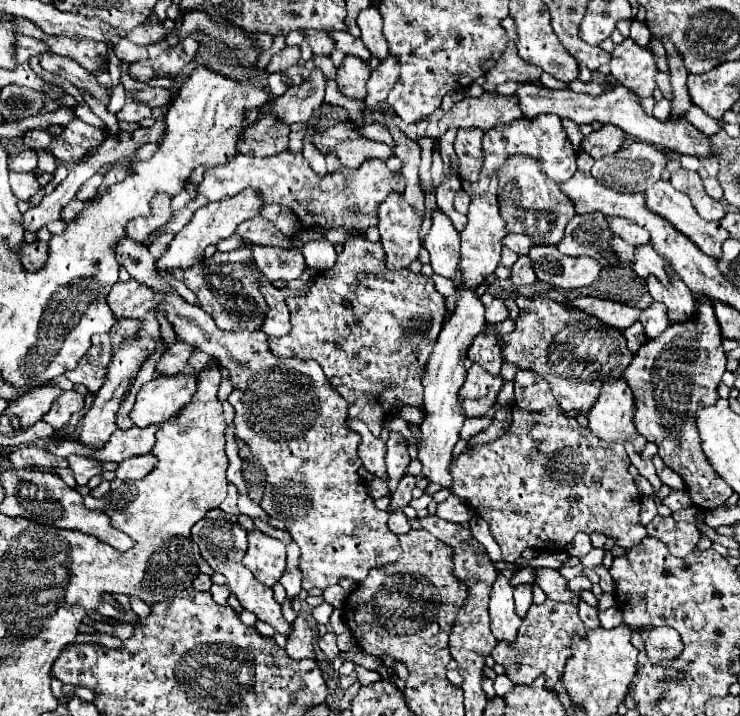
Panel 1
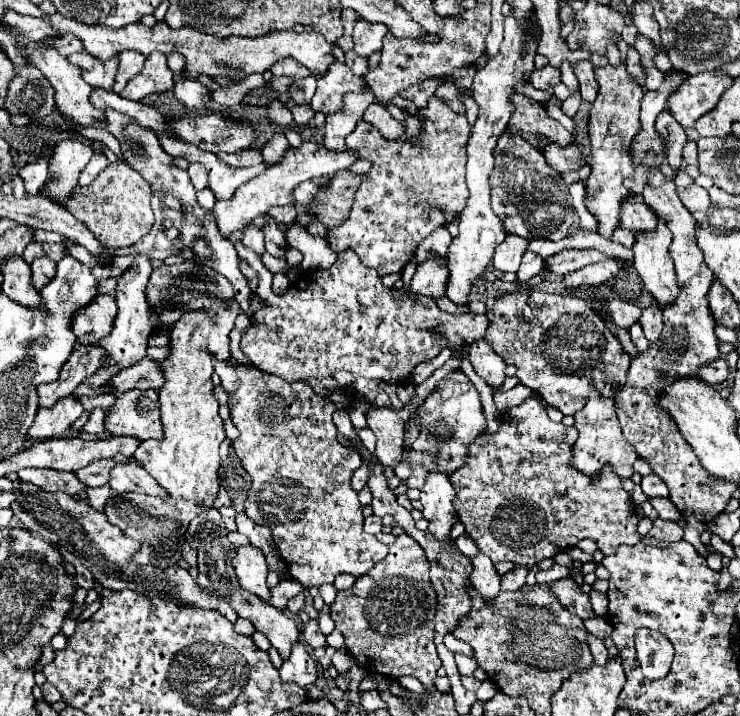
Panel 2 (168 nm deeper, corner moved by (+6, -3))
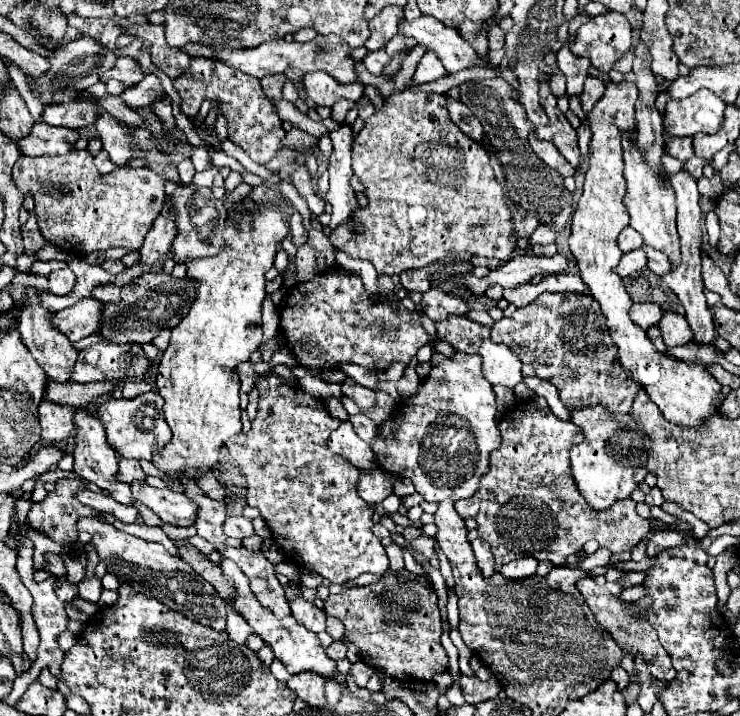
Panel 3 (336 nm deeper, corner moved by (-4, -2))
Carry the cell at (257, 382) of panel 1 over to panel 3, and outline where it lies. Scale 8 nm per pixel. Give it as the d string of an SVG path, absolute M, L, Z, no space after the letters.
M274 372L258 378L258 392L260 404L250 432L226 442L228 452L248 478L248 506L262 512L262 518L272 530L274 542L284 550L288 562L298 564L304 572L316 572L330 584L342 584L344 580L356 578L364 572L382 576L390 568L390 560L380 538L372 534L374 512L358 496L360 470L344 456L330 452L326 444L328 436L342 424L342 420L334 418L322 400L308 396L296 384L292 386L290 382L284 382Z

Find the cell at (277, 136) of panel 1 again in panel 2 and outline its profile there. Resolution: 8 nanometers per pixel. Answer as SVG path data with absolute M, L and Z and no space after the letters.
M242 149L242 151L236 151L232 155L222 153L222 161L226 161L232 167L252 167L252 165L262 163L262 153L256 149Z

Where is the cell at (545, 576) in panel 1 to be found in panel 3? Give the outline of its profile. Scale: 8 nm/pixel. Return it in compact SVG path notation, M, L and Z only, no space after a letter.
M580 578L578 580L578 590L580 594L584 596L588 608L594 612L596 616L596 622L602 624L610 636L620 644L620 648L628 648L632 654L644 654L644 658L648 660L648 664L652 664L650 672L658 678L658 680L674 680L676 676L676 670L672 666L672 660L670 660L670 654L660 646L658 642L658 634L654 632L654 628L650 628L650 624L646 624L646 620L638 618L638 616L630 616L626 612L628 604L626 602L620 602L616 596L612 596L604 586L598 586L594 580L590 578Z

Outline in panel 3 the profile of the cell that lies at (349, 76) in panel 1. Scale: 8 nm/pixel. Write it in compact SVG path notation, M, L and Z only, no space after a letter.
M310 72L304 74L302 80L308 96L314 100L316 106L332 106L340 98L346 98L350 102L364 96L364 84L352 82L352 84L340 84L326 72Z

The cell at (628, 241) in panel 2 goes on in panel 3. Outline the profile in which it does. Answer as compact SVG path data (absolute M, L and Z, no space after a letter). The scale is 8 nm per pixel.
M630 226L624 228L624 230L620 232L620 236L618 236L618 246L620 246L622 252L636 250L636 248L640 248L642 244L644 244L642 236L638 236L638 232L634 232Z

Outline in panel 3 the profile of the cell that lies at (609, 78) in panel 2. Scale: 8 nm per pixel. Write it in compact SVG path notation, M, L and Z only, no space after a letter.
M610 80L606 82L604 96L588 114L590 128L592 128L590 160L586 168L584 192L572 216L572 236L568 244L578 260L580 276L584 284L588 284L592 296L598 300L606 316L610 336L618 346L622 366L630 372L630 378L636 380L646 390L646 394L660 408L666 420L678 426L698 428L706 424L710 416L718 414L718 396L722 392L722 384L704 366L686 364L654 348L646 332L630 320L628 310L632 306L632 300L626 288L622 286L620 276L614 272L622 256L622 250L618 248L618 234L622 232L622 228L628 226L628 212L622 202L626 192L622 140L628 140L630 144L636 142L636 116L634 116L636 98L638 98L638 88L634 82L622 80L616 84Z

